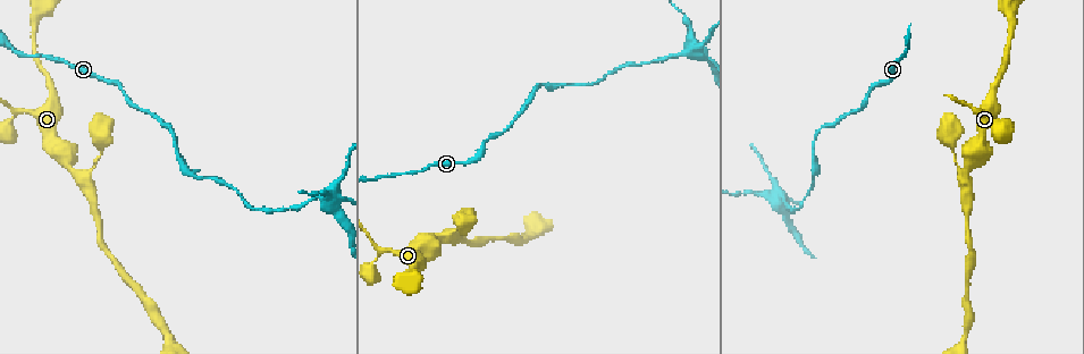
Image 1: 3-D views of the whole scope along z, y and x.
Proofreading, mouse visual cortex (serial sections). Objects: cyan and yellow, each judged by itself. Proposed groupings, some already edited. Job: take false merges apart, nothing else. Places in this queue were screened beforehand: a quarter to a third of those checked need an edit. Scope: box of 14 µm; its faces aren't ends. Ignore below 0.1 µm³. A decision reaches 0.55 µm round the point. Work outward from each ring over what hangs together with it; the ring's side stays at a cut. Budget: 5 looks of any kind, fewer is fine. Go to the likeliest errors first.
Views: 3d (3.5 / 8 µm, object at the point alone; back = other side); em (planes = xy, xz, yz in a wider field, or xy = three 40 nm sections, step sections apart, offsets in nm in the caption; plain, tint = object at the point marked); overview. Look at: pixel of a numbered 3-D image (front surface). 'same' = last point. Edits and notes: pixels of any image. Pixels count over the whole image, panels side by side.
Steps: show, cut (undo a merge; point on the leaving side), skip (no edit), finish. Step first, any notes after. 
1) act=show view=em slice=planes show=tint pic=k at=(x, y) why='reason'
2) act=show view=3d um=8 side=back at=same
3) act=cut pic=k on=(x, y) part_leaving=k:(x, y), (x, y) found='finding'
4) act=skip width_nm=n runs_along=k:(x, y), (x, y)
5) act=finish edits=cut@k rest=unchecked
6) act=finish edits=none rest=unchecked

act=show view=3d um=3.5 pic=1 at=(332, 190) why='a narrow waist'

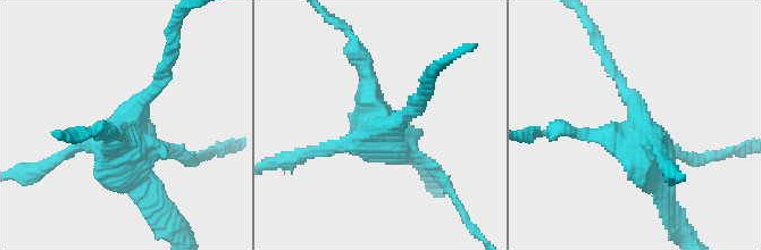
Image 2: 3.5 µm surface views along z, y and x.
act=show view=em slice=xy step=2 show=tint pic=2 at=(382, 127) why='shape alone is not enough'

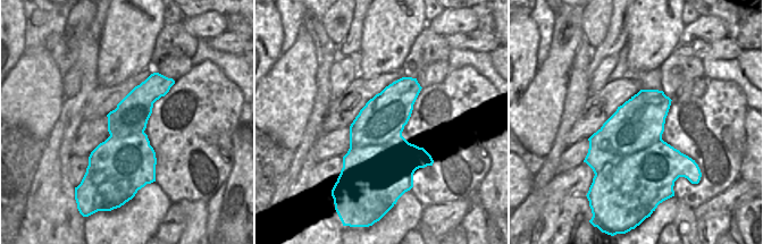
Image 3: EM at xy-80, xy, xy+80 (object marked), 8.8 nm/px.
act=cut pic=2 on=(593, 135) found='a second cell is stuck on'

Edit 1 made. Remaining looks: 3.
act=show view=3d um=3.5 pic=1 at=(980, 112) why='a fork'

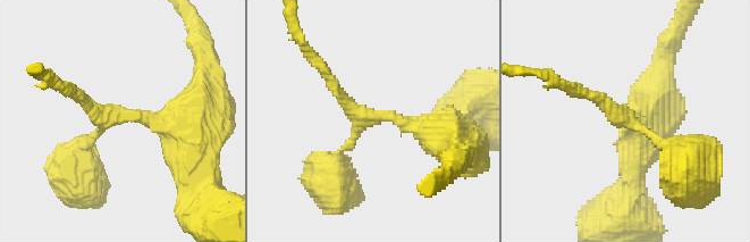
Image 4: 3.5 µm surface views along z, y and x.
act=show view=em slice=xy step=1 show=tint pic=4 at=(109, 116) arms=3 arm_widths_nm=150,150,300 why='shape alone is not enough'

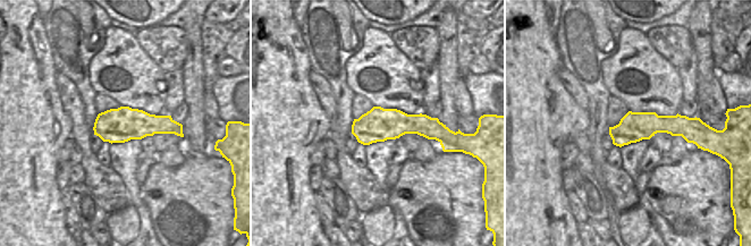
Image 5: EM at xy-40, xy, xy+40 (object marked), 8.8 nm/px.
act=skip width_nm=300 runs_along=4:(445, 132), (364, 117), (333, 170) found='continuous, no second cell'

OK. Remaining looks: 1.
act=finish edits=cut@2 rest=unchecked

